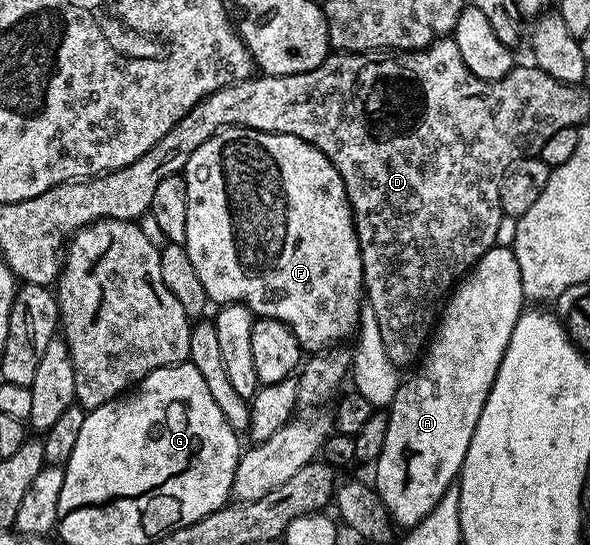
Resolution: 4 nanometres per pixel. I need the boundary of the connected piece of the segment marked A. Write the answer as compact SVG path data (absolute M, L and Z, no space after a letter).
M502 246L489 247L478 262L458 280L441 308L436 330L417 364L418 372L407 383L405 380L399 386L388 408L388 433L384 437L384 449L372 467L372 486L399 528L409 529L417 525L426 514L435 509L451 483L461 476L476 421L480 421L484 401L488 401L488 393L496 381L496 373L508 349L512 329L516 329L516 321L523 313L520 265L514 256L513 246Z

